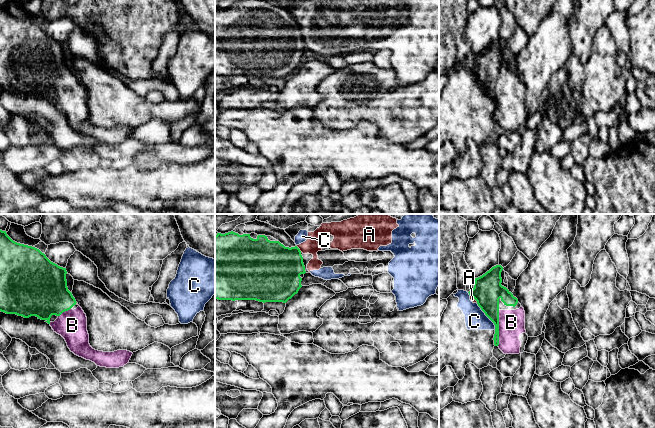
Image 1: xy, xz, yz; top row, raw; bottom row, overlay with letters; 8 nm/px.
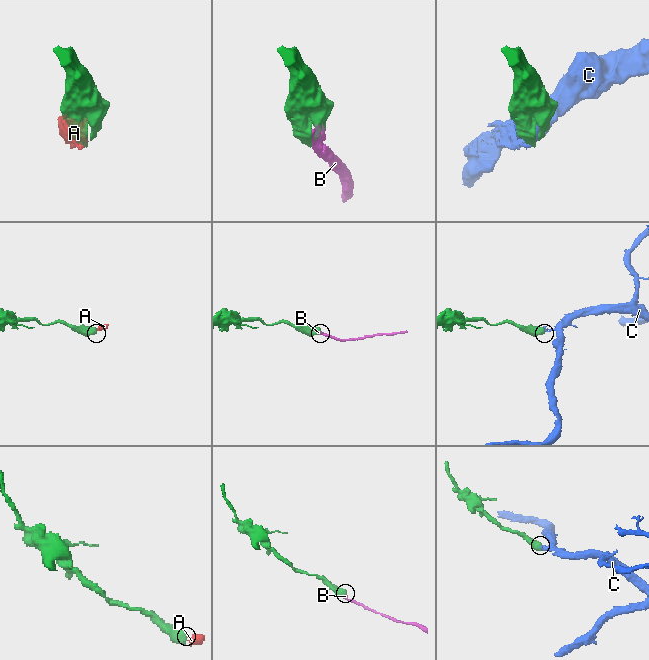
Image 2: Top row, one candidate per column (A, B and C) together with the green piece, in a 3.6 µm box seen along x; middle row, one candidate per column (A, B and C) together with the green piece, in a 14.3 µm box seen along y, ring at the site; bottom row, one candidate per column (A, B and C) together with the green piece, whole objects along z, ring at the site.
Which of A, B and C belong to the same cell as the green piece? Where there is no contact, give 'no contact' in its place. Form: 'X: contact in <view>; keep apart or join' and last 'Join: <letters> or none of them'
A: contact in xz; keep apart
B: contact in yz; join
C: contact in yz; keep apart
Join: B

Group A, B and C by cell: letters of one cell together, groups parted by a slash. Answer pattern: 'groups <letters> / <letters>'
groups A C / B

